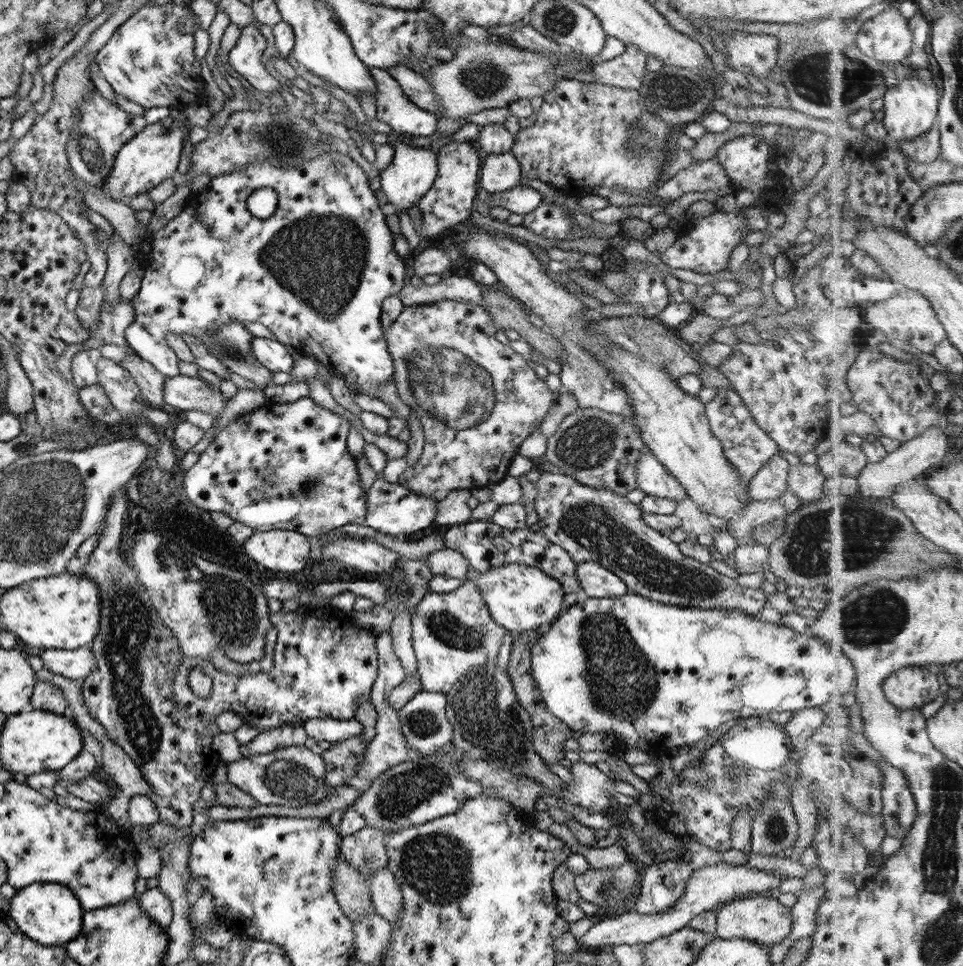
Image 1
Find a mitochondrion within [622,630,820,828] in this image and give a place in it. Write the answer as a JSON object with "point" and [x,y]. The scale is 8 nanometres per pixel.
{"point":[738,771]}

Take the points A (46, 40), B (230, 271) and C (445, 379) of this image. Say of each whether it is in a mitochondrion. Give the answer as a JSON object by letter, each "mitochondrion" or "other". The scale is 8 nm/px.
{"A":"other","B":"other","C":"mitochondrion"}

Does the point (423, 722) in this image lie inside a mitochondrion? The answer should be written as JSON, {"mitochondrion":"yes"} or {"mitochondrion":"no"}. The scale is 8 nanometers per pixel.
{"mitochondrion":"yes"}

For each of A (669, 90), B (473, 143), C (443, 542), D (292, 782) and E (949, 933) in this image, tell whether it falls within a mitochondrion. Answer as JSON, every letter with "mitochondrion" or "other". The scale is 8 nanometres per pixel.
{"A":"mitochondrion","B":"other","C":"other","D":"mitochondrion","E":"mitochondrion"}

